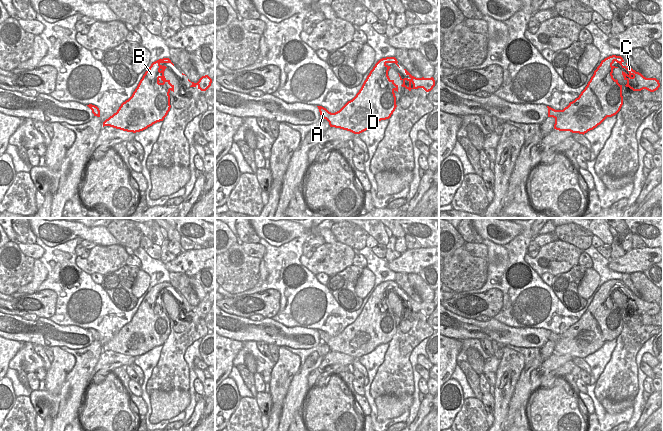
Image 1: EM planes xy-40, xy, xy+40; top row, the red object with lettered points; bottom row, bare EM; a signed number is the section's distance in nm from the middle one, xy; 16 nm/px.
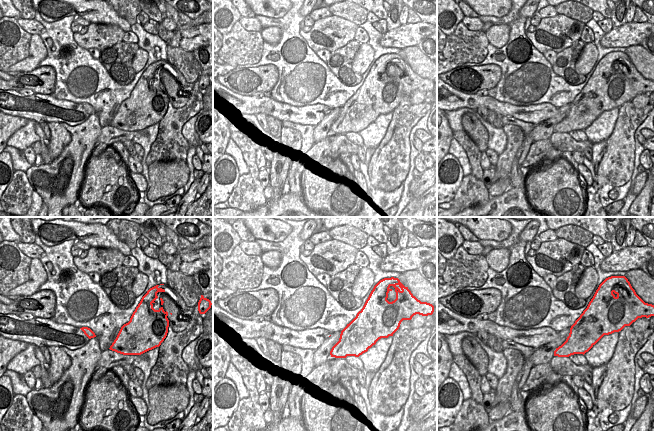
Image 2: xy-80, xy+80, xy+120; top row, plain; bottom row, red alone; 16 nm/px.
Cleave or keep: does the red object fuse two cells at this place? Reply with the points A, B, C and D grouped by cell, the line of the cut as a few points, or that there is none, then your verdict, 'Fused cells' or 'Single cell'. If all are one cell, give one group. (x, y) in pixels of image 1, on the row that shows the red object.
Groups: A B C D. No split. Single cell.

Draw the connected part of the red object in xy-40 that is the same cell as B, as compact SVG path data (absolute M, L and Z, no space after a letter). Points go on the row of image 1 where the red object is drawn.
M169 58L153 62L132 96L103 122L103 127L110 126L136 133L164 120L171 108L169 93L174 92L174 85L165 78L164 71L167 67L162 66L162 63L174 66Z

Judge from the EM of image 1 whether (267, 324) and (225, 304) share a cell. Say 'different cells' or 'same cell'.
different cells

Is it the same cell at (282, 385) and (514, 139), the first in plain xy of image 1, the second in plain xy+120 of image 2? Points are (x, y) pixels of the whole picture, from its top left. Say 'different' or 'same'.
same

